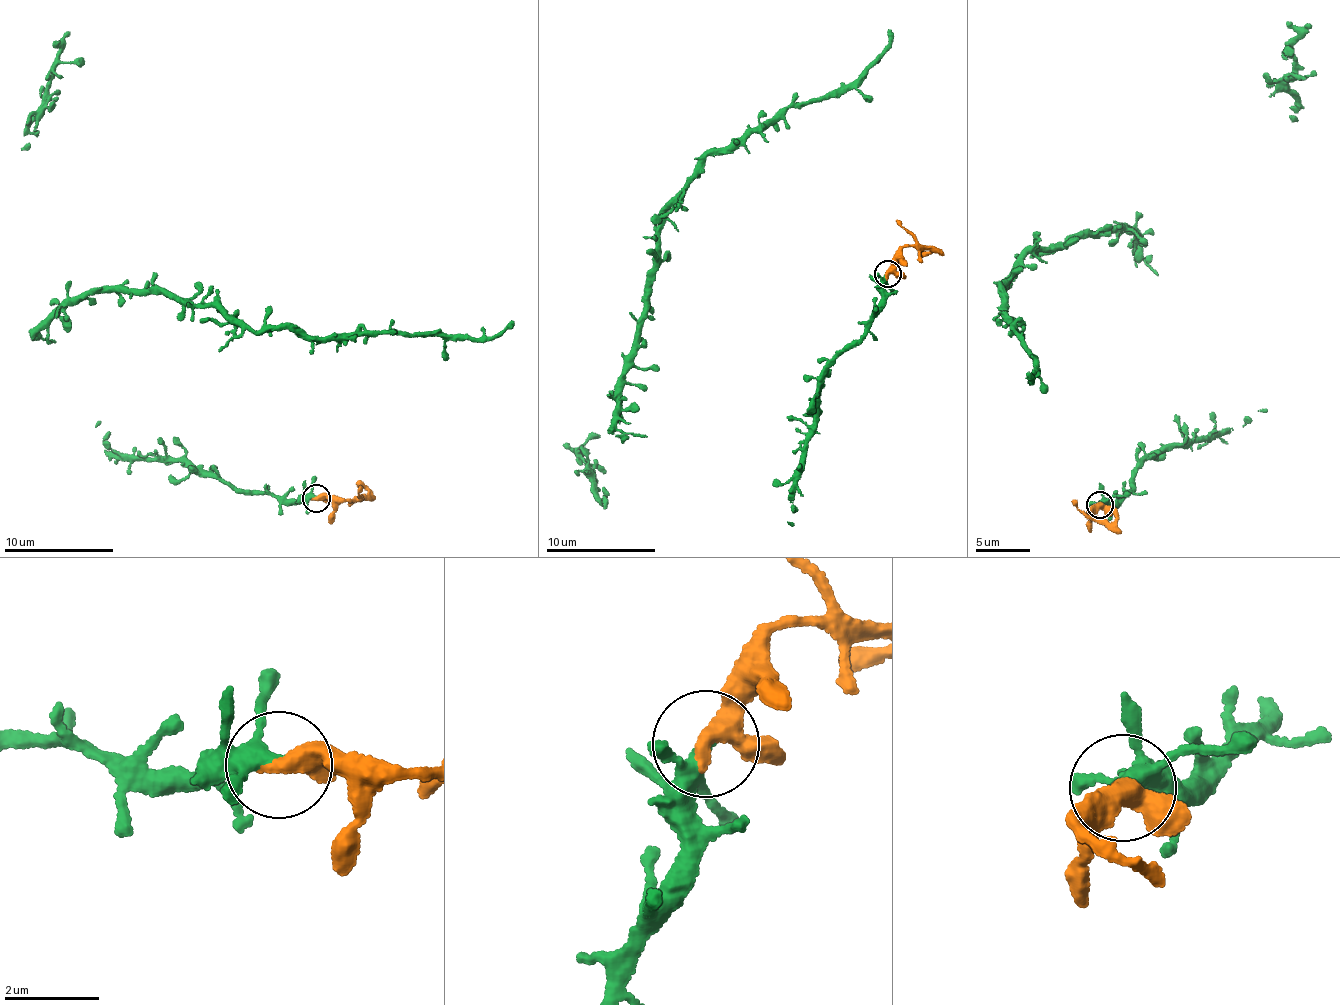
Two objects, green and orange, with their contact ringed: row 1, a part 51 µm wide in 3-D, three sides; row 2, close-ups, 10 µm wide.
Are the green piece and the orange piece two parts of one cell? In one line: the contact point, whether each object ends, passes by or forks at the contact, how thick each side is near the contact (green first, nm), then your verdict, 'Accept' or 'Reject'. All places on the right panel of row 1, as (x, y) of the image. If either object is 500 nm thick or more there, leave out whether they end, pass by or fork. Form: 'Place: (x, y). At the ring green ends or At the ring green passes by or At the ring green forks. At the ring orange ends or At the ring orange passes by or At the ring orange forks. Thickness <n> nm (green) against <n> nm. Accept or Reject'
Place: (1099, 504). At the ring green forks. At the ring orange passes by. Thickness 240 nm (green) against 340 nm. Accept

